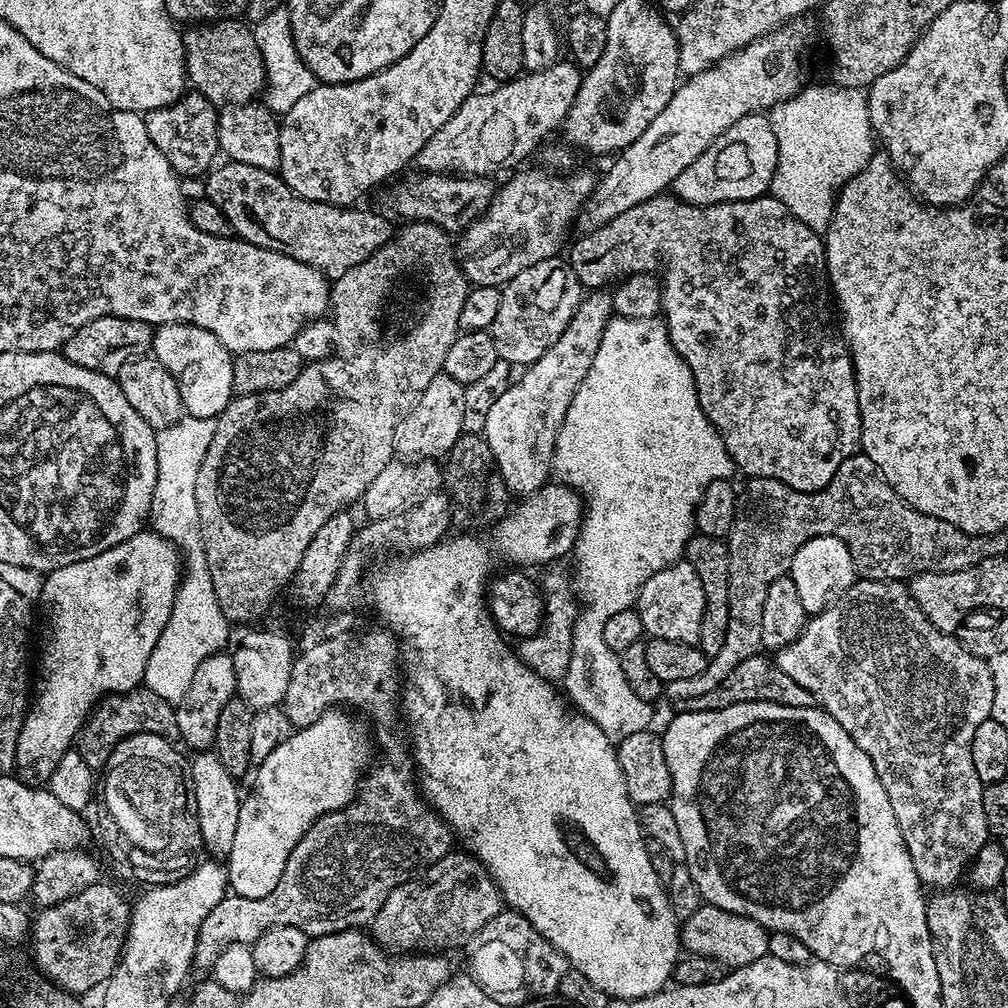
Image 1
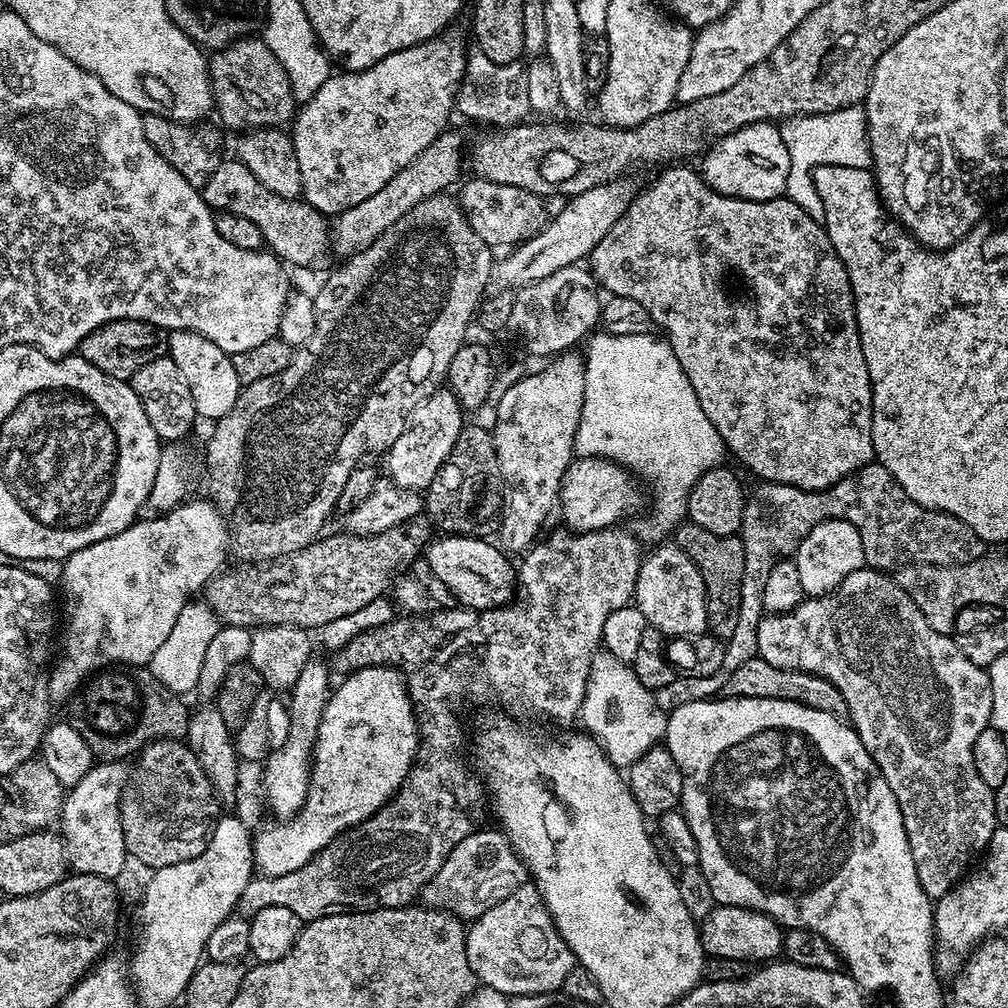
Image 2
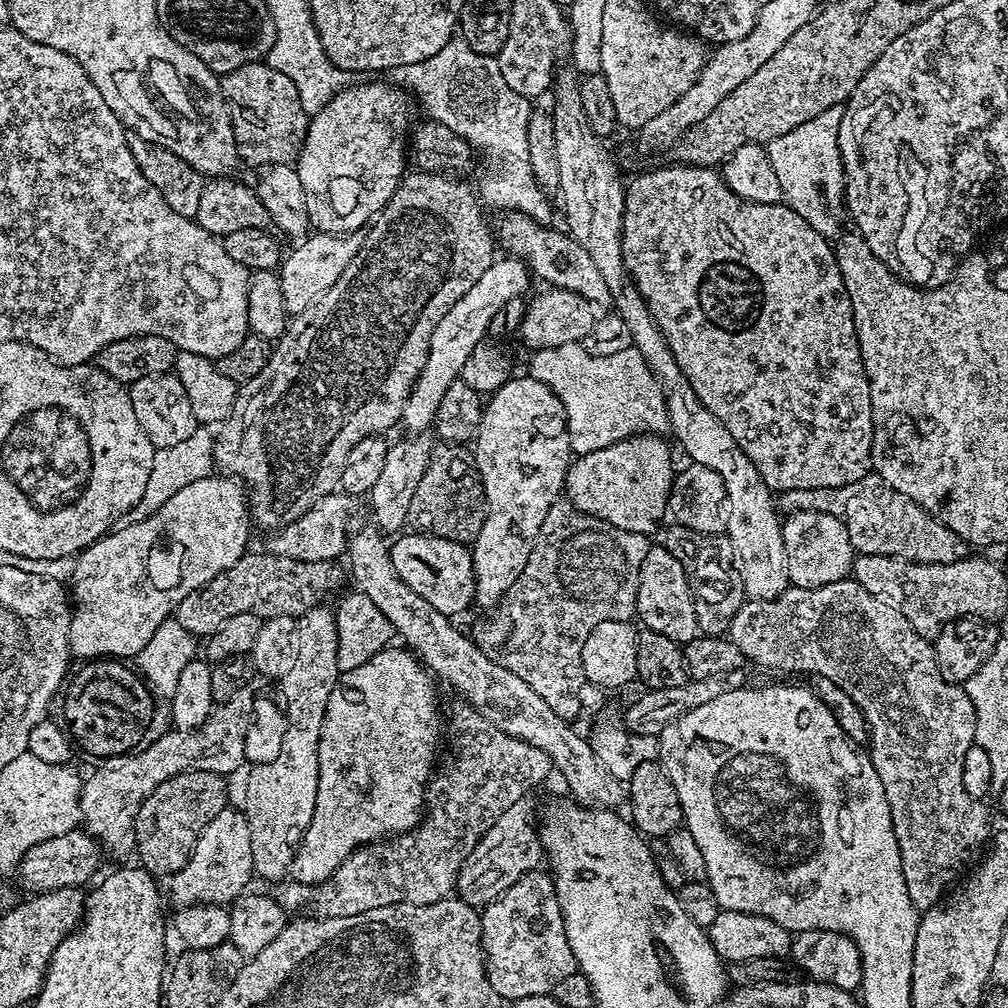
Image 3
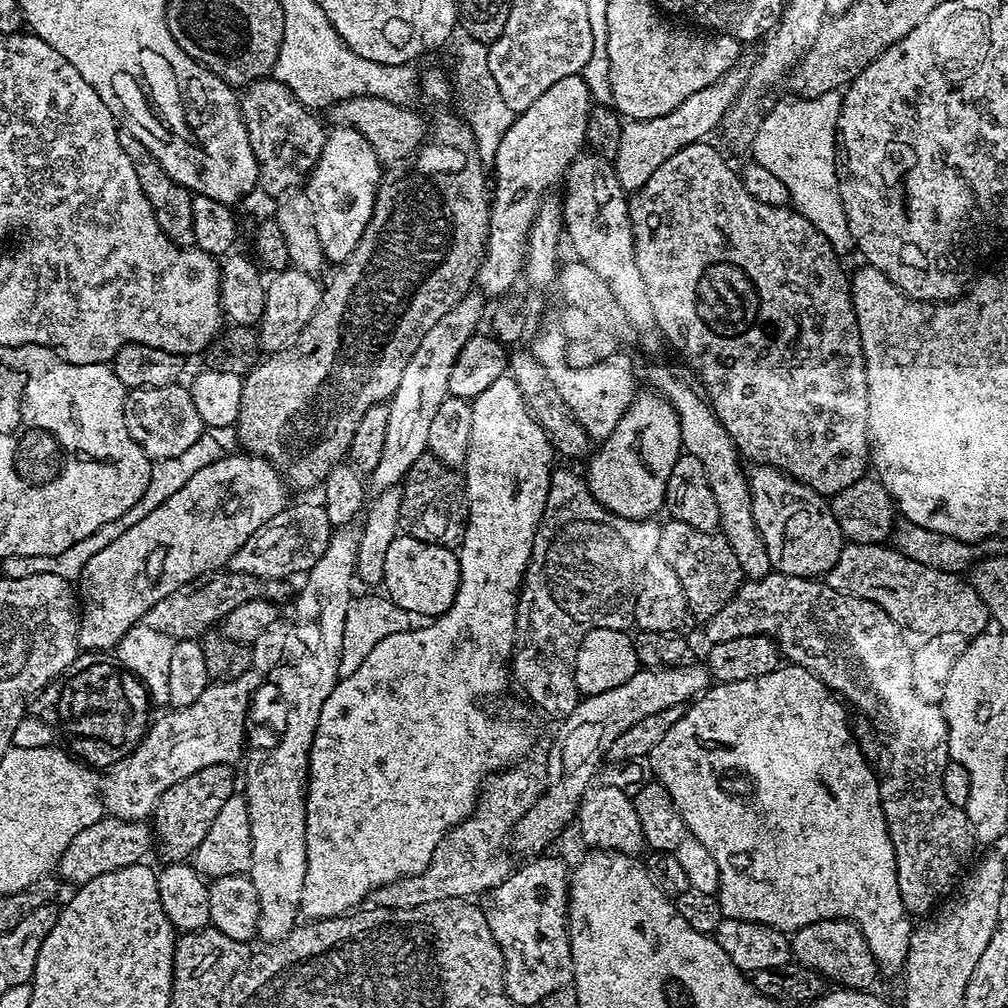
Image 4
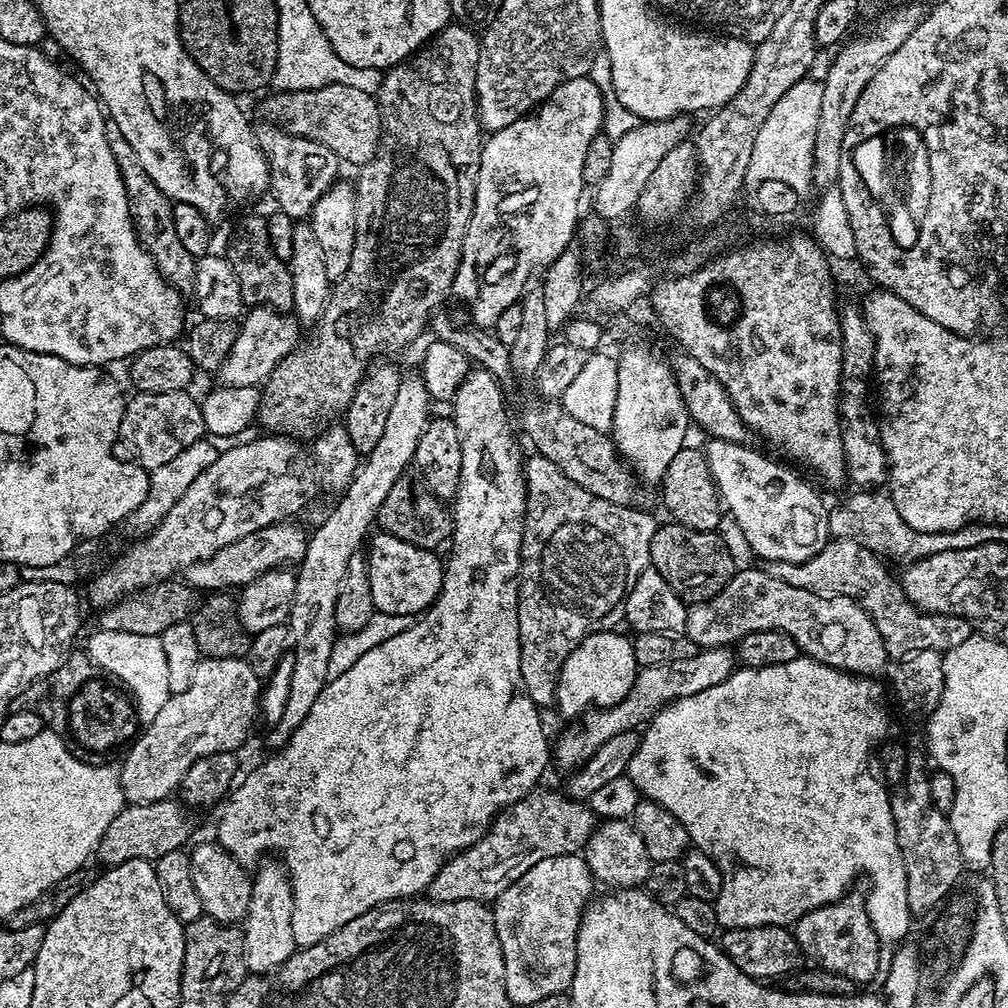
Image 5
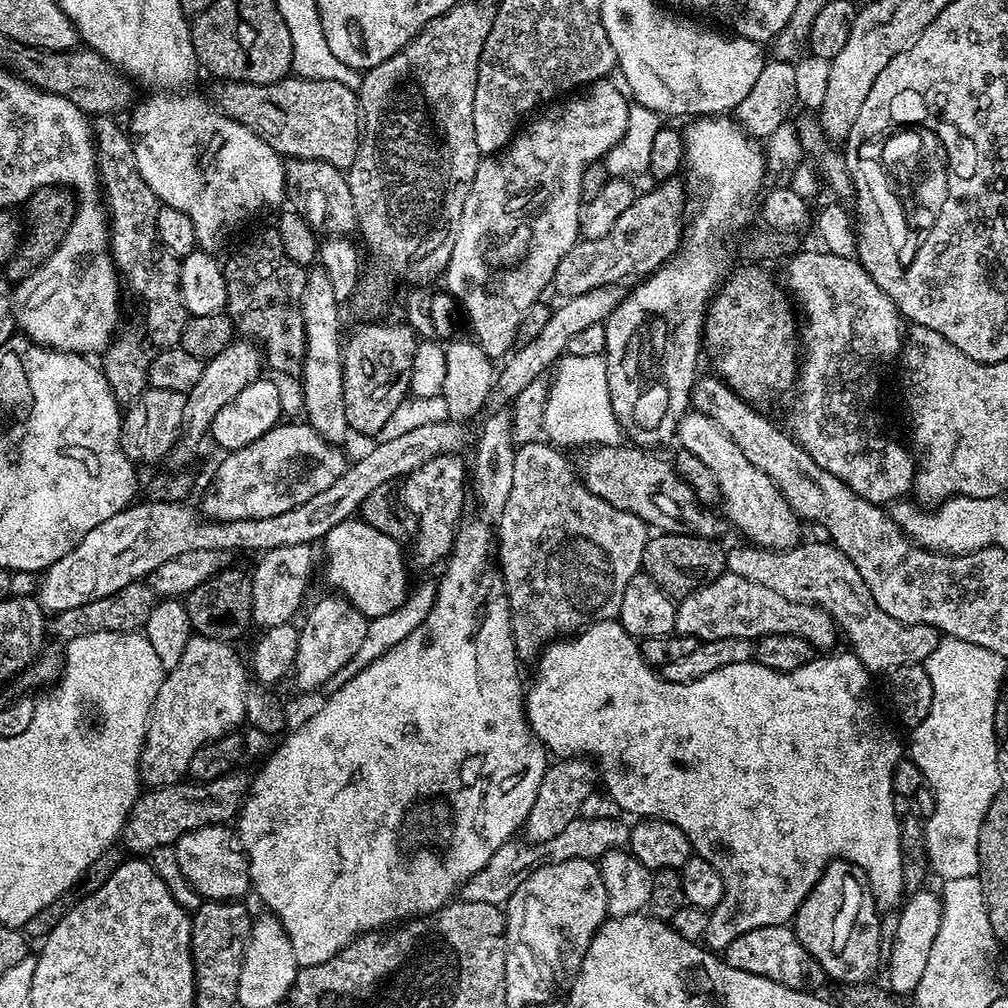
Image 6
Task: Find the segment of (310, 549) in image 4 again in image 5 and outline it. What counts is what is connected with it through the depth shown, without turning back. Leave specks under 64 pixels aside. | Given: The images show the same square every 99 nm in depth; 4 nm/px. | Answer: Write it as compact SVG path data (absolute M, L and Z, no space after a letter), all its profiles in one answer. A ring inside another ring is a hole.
M296 522L267 524L262 530L254 530L254 534L246 534L246 538L238 538L238 542L230 542L230 546L222 546L218 554L210 554L210 558L185 568L182 573L185 583L196 590L202 588L206 594L232 588L240 590L268 571L299 565L307 552L310 536L307 531L304 533L298 525L292 523Z

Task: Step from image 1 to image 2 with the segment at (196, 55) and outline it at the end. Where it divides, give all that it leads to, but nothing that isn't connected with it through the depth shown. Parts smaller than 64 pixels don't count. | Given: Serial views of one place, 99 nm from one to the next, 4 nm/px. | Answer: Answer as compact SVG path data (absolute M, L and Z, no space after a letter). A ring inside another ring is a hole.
M241 38L213 51L208 60L208 81L212 83L212 98L218 112L220 108L222 115L245 120L248 126L280 128L293 119L298 108L282 62L270 54L260 38Z

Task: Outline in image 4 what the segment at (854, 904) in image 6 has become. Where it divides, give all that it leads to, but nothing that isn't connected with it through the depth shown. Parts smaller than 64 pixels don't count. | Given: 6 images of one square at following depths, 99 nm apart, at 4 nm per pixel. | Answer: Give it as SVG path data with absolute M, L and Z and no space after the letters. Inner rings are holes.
M819 920L805 928L799 928L797 932L791 933L792 955L795 963L805 964L810 970L814 970L818 975L824 977L825 981L834 983L840 988L855 988L857 990L868 990L873 987L878 969L874 954L870 954L870 946L862 934L858 925L850 920Z

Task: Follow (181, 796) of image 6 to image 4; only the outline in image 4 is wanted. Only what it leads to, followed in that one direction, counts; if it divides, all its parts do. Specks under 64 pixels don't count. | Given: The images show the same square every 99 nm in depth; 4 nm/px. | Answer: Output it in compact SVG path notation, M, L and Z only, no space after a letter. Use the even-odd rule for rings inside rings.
M105 815L94 826L86 826L86 830L82 830L82 834L70 842L60 859L58 876L65 885L79 886L102 874L141 863L145 859L144 855L153 851L153 848L154 832L145 821L123 820L117 816Z

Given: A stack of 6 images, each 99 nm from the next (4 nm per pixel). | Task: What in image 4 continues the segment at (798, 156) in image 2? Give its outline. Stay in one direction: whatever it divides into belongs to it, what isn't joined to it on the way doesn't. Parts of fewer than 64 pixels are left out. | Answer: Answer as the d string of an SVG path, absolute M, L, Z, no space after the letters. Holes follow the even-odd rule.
M839 91L827 92L821 96L810 96L807 98L791 98L792 100L778 99L771 105L770 111L764 117L762 126L758 126L758 134L754 138L750 149L754 154L755 163L766 166L782 186L786 186L788 199L791 207L802 213L818 231L824 235L826 242L838 254L852 252L854 245L850 234L849 223L843 209L842 198L839 194L840 176L836 172L838 168L838 139L836 135L836 123L840 117L840 102L842 99Z

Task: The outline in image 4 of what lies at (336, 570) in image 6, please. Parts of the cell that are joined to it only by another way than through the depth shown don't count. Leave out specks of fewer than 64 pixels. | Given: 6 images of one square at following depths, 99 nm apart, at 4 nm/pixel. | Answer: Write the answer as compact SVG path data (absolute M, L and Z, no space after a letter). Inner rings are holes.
M398 534L386 551L383 576L385 593L398 607L402 607L412 616L420 614L428 616L427 618L435 618L447 613L457 596L457 586L460 584L459 555L447 545L424 543L413 536Z

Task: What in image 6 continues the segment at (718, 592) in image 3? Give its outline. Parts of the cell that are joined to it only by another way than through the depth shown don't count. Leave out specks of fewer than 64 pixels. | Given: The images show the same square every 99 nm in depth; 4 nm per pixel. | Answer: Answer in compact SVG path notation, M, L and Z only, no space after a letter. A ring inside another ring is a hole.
M686 533L656 534L649 539L644 551L643 571L663 592L673 598L683 598L704 584L714 582L726 571L726 552L715 539Z

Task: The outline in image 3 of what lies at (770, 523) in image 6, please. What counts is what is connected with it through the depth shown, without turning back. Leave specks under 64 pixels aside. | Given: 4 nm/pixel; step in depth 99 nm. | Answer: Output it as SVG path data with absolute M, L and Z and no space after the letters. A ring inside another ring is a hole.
M796 510L792 517L783 521L784 549L788 579L798 587L820 587L838 582L852 570L854 549L846 526L829 512Z

